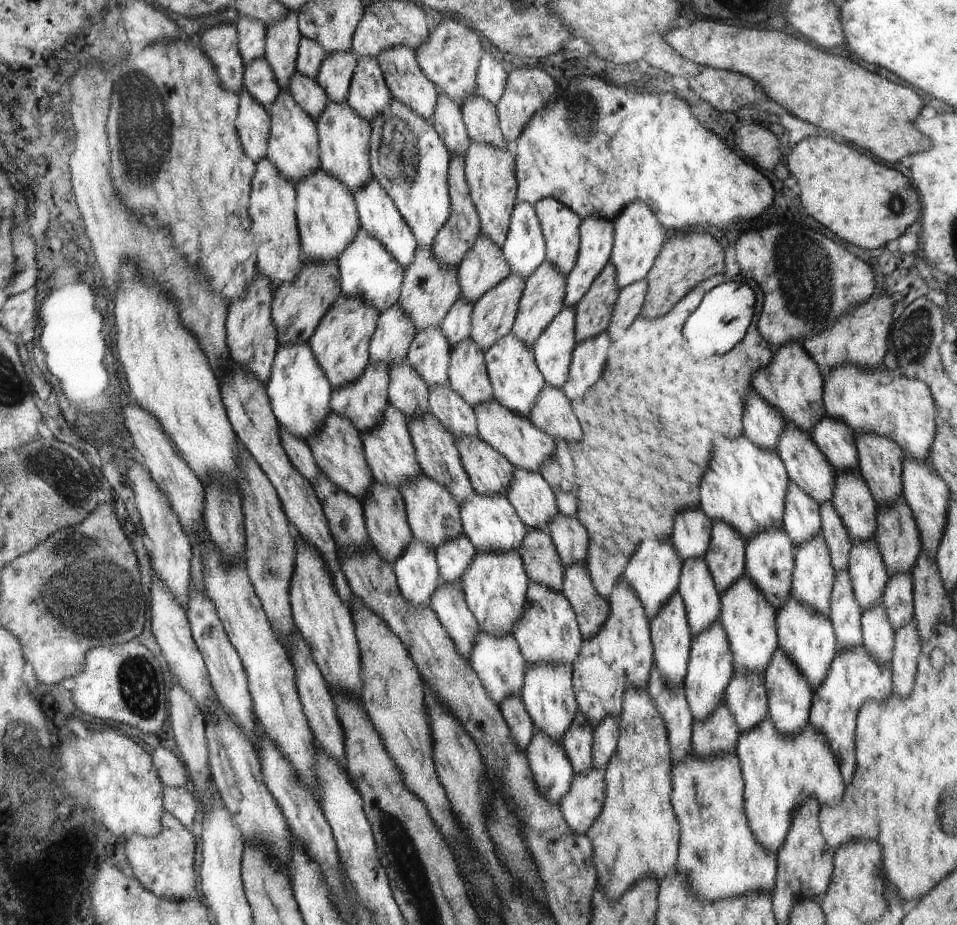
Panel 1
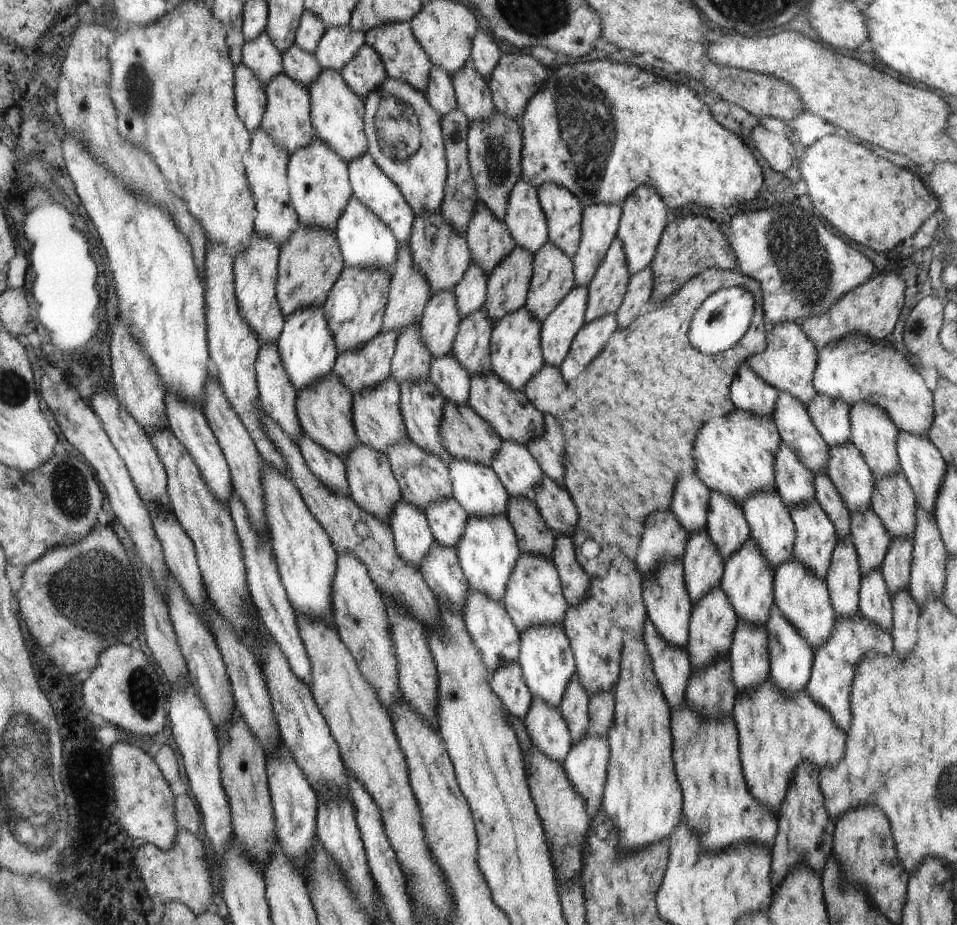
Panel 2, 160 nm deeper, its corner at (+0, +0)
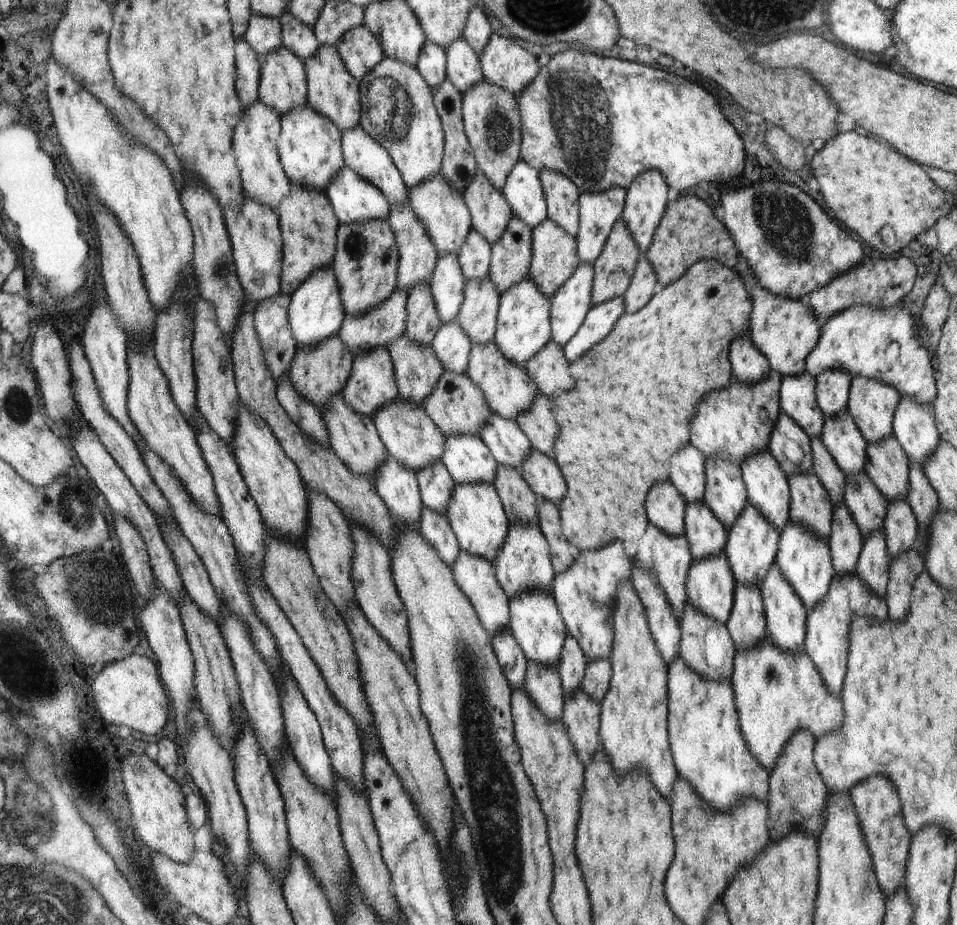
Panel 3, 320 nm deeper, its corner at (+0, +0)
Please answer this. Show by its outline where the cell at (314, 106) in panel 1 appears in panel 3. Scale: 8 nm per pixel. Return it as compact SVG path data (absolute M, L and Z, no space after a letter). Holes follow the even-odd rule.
M288 9L284 10L278 19L281 22L282 45L289 48L306 64L307 60L317 53L320 45L313 28L304 25Z

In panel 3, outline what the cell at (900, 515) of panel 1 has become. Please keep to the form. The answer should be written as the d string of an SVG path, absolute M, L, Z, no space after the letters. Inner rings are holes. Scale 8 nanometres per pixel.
M892 434L882 443L868 444L866 474L881 490L887 502L904 497L909 485L910 457Z

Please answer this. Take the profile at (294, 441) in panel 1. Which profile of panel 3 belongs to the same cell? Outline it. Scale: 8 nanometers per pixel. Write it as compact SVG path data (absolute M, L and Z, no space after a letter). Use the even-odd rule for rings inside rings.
M281 290L276 298L268 299L255 308L255 329L276 386L284 375L288 375L291 358L297 349L297 342L289 325L290 299L291 296Z

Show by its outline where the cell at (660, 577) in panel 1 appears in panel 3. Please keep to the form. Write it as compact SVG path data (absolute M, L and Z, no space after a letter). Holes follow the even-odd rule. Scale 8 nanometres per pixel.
M666 480L664 484L656 484L652 496L648 496L648 518L660 530L681 535L686 533L687 503L675 484Z

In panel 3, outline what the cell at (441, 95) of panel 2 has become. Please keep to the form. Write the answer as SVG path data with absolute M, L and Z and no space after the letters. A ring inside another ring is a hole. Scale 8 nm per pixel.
M427 40L415 67L434 90L447 76L445 50L439 44Z

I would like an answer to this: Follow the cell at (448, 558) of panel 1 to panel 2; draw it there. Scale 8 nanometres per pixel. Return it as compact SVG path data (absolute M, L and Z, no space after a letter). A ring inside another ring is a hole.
M454 495L426 507L425 515L435 542L457 550L466 530L468 514Z

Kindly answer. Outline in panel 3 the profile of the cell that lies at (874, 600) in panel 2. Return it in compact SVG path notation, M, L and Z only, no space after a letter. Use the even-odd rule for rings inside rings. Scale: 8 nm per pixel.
M874 531L863 541L855 572L874 592L884 597L890 561L885 532Z

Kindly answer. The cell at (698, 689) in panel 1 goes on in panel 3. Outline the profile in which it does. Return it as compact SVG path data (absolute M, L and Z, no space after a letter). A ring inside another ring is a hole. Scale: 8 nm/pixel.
M726 550L720 555L710 555L707 559L693 559L688 569L685 584L689 603L694 608L700 609L704 614L724 624L732 610L736 583L735 573L732 572L725 552Z

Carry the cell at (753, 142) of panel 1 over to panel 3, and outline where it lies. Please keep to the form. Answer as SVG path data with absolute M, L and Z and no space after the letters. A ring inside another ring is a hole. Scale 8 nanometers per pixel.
M774 127L768 129L766 134L767 147L772 152L773 157L786 166L788 170L800 170L804 166L804 149L806 144L796 140L783 128Z

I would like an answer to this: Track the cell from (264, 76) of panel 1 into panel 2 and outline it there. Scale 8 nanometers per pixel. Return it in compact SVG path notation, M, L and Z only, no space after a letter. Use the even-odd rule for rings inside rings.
M266 31L261 32L255 39L245 40L241 62L248 65L256 78L266 86L273 76L283 70L281 52L277 51Z

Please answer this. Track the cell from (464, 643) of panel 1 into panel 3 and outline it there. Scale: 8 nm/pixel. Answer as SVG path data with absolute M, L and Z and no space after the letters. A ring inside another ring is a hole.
M424 505L419 518L421 535L437 550L440 556L452 566L461 551L456 535L448 522L447 515Z

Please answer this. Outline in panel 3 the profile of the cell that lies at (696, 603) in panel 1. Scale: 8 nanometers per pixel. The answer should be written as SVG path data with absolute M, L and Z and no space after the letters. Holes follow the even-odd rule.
M702 500L699 503L687 503L685 537L693 558L707 559L710 555L720 555L726 550L730 533Z

